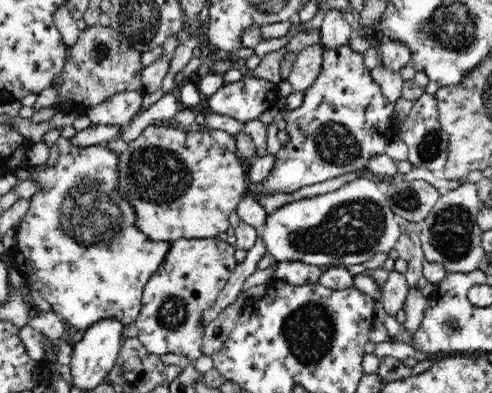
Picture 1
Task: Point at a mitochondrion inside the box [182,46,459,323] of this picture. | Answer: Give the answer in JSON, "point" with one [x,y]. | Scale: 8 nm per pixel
{"point":[351,228]}

